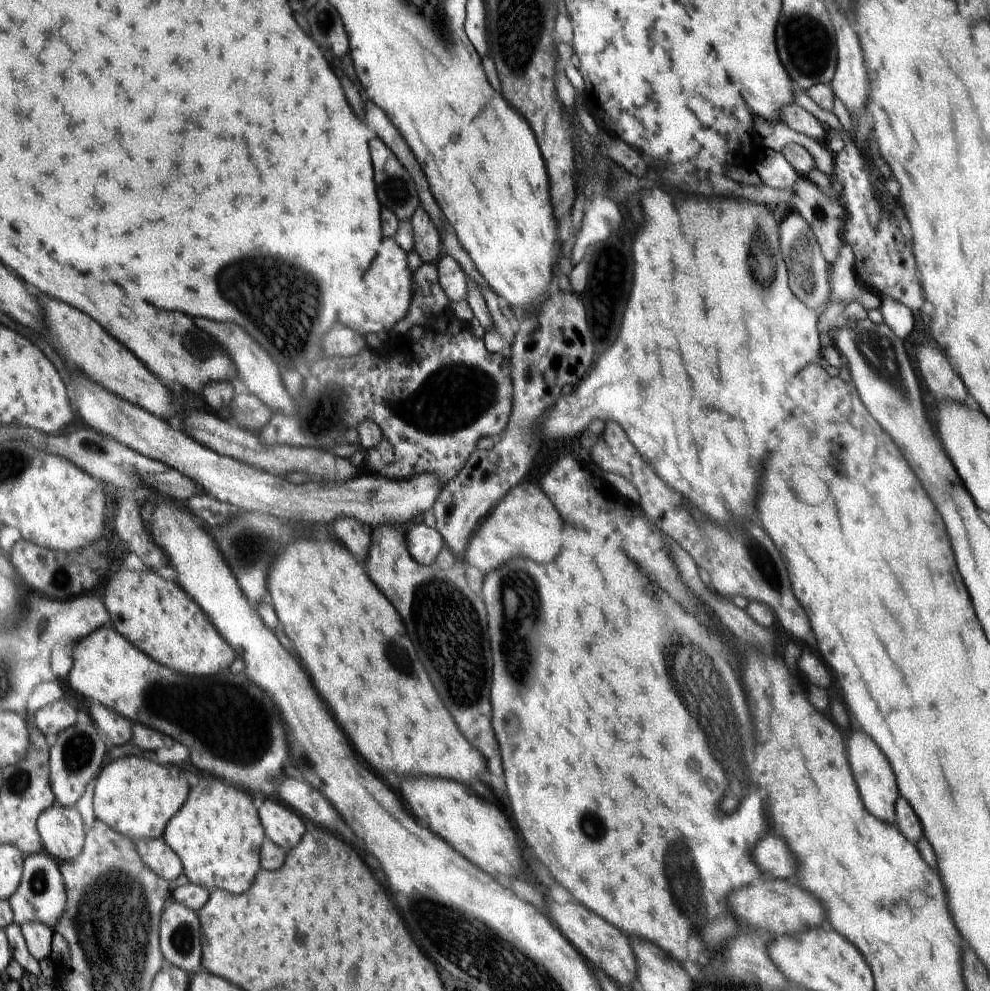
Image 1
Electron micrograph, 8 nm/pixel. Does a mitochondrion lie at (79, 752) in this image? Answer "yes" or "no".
yes

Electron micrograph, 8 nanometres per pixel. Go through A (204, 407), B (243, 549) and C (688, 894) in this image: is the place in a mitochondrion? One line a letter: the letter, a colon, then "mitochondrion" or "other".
A: other
B: mitochondrion
C: mitochondrion

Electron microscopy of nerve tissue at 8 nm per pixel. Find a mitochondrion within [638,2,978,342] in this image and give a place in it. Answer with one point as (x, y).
(805, 41)

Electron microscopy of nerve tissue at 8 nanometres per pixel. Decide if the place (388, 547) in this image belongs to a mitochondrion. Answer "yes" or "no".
no

